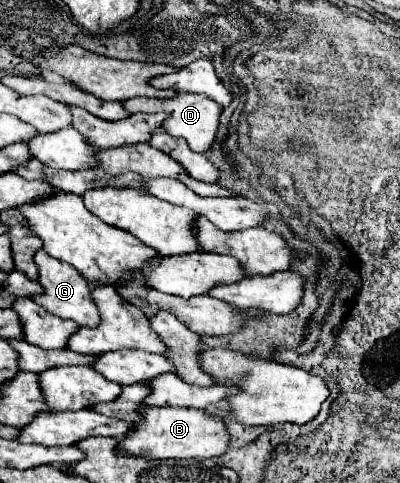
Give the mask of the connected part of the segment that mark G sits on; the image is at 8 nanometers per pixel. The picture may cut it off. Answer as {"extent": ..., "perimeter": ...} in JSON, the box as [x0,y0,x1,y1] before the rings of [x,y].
{"extent":[31,250,99,326],"perimeter":[[[37,250],[35,252],[35,266],[39,272],[37,282],[43,286],[43,292],[33,294],[31,296],[33,302],[37,302],[47,312],[51,312],[63,320],[77,322],[79,326],[95,326],[99,322],[99,312],[97,312],[93,298],[91,298],[91,288],[89,288],[87,280],[83,280],[83,276],[79,276],[79,272],[75,268],[71,268],[71,264],[63,264],[61,260],[47,256],[47,252]]]}

